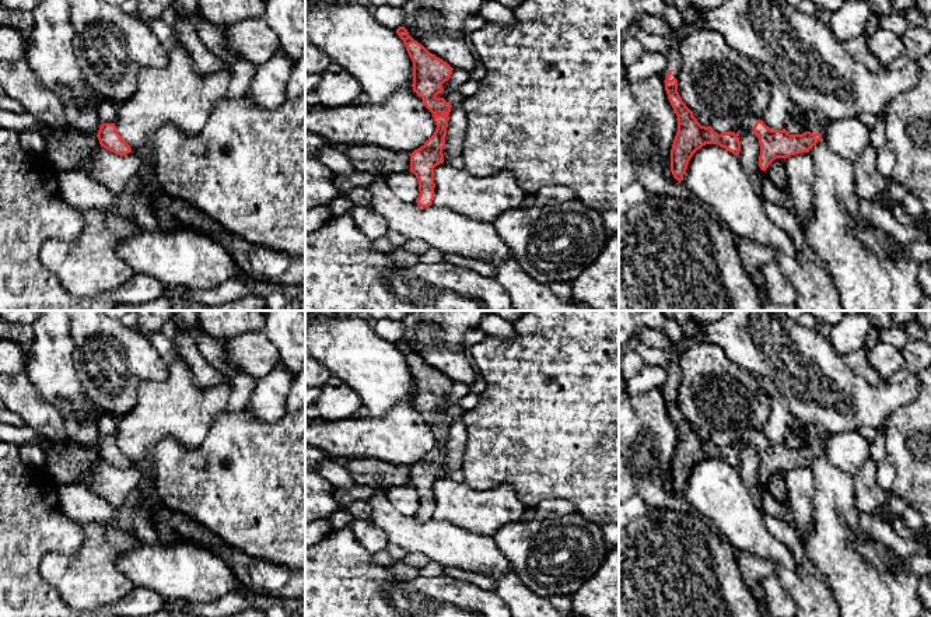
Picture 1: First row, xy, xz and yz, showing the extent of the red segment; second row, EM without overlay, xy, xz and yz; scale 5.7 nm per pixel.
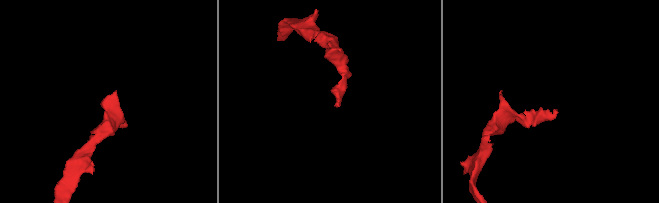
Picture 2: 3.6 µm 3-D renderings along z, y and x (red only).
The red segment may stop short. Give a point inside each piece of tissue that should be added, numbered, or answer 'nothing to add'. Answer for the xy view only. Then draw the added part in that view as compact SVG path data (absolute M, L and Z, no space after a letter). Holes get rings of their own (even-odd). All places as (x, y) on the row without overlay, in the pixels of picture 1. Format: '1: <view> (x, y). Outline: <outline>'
1: xy (107, 423). Outline: M102 413L102 416L98 418L98 427L102 437L115 437L116 420L111 413Z

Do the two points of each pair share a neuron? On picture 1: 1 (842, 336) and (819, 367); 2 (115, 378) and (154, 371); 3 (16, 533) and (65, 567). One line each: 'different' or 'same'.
1: different
2: same
3: different

